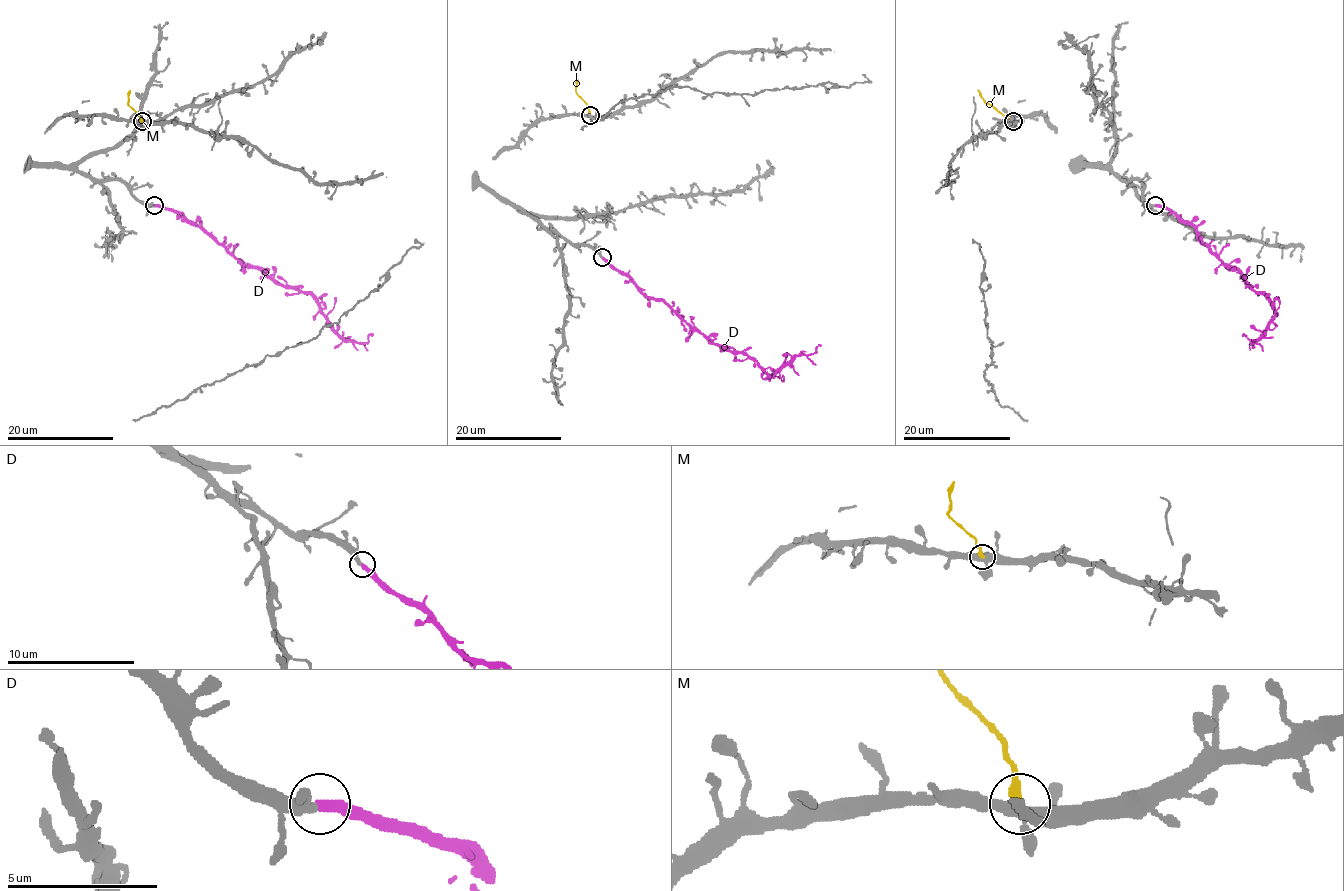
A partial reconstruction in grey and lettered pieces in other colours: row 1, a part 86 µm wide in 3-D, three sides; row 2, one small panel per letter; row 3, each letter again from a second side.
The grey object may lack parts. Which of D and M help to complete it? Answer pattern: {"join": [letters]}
{"join": ["D"]}

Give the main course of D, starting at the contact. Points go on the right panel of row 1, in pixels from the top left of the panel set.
D: (1155, 204), (1187, 220), (1222, 262), (1234, 267), (1269, 301), (1274, 314), (1269, 328), (1251, 342), (1245, 336)

